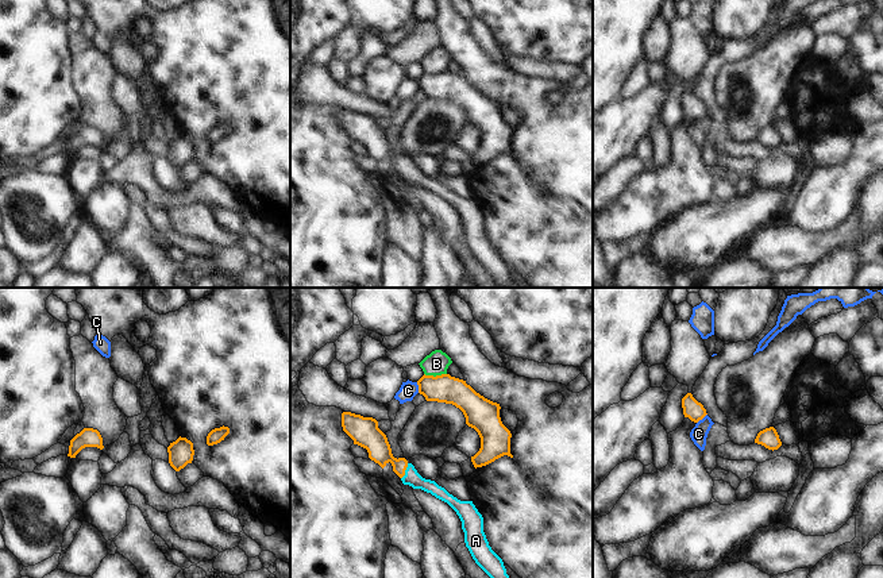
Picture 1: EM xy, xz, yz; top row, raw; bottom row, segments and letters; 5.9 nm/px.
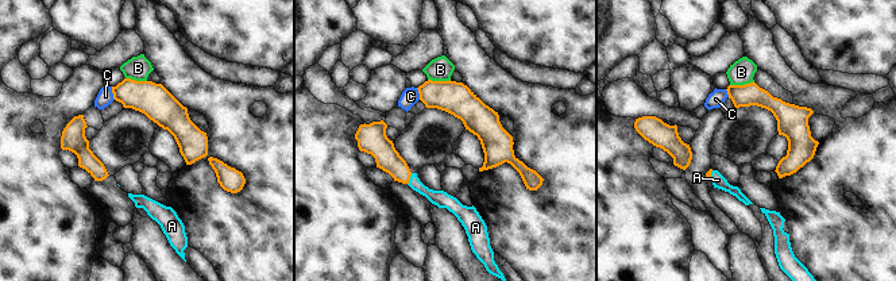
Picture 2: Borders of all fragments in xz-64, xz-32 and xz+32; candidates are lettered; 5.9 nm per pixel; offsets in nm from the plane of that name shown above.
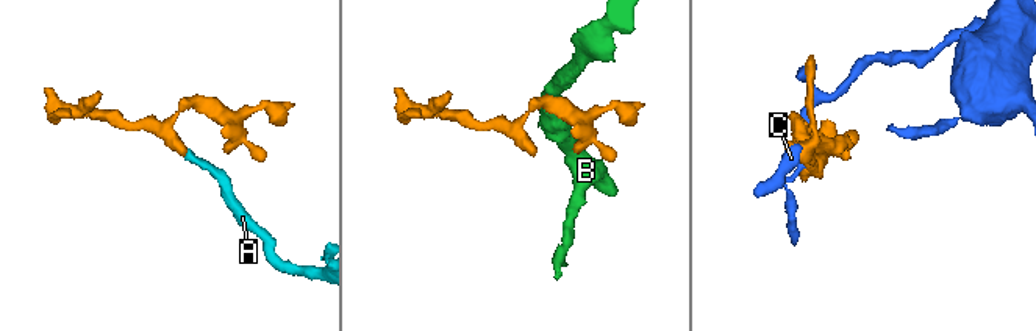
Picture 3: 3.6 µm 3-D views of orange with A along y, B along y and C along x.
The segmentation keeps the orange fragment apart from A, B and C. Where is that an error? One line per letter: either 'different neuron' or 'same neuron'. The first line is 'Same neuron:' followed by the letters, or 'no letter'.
Same neuron: A
A: same neuron
B: different neuron
C: different neuron

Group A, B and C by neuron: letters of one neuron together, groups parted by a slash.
A / B / C

